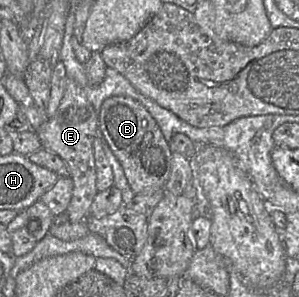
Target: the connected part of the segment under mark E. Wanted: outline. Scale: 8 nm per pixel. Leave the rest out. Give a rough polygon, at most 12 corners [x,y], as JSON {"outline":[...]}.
{"outline":[[68,78],[60,105],[37,130],[74,188],[65,217],[90,216],[98,193],[98,115]]}

